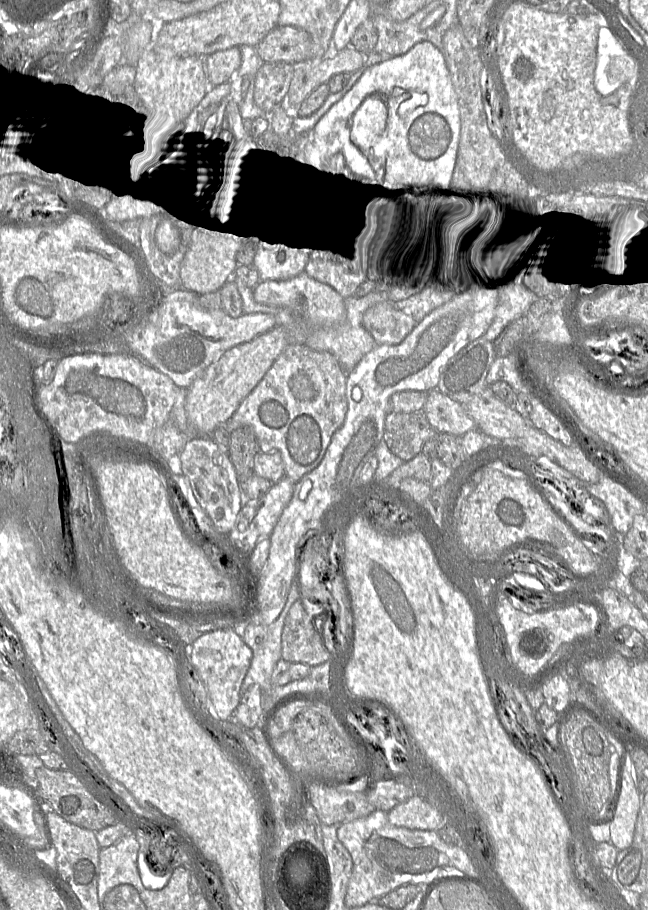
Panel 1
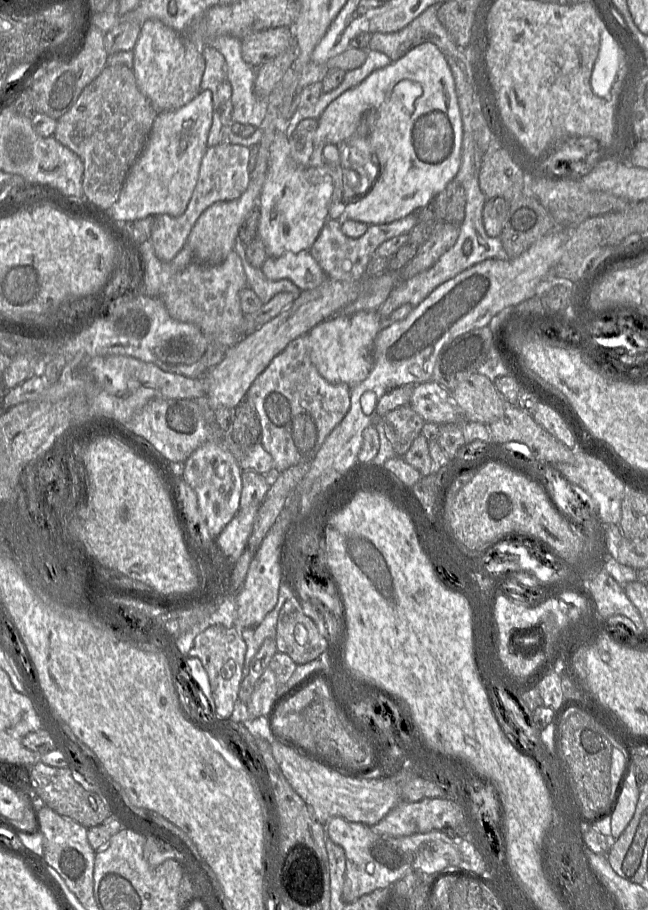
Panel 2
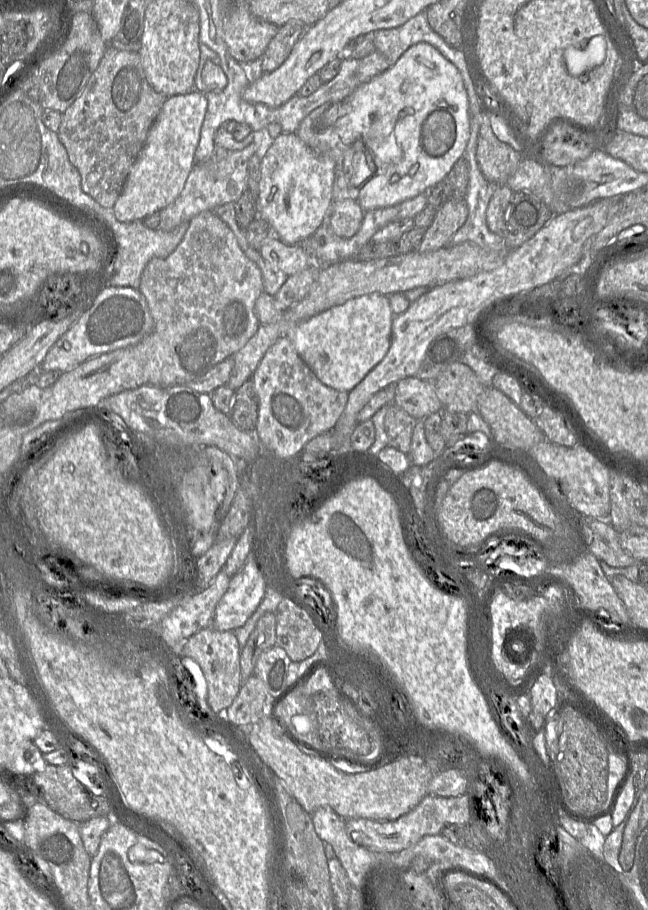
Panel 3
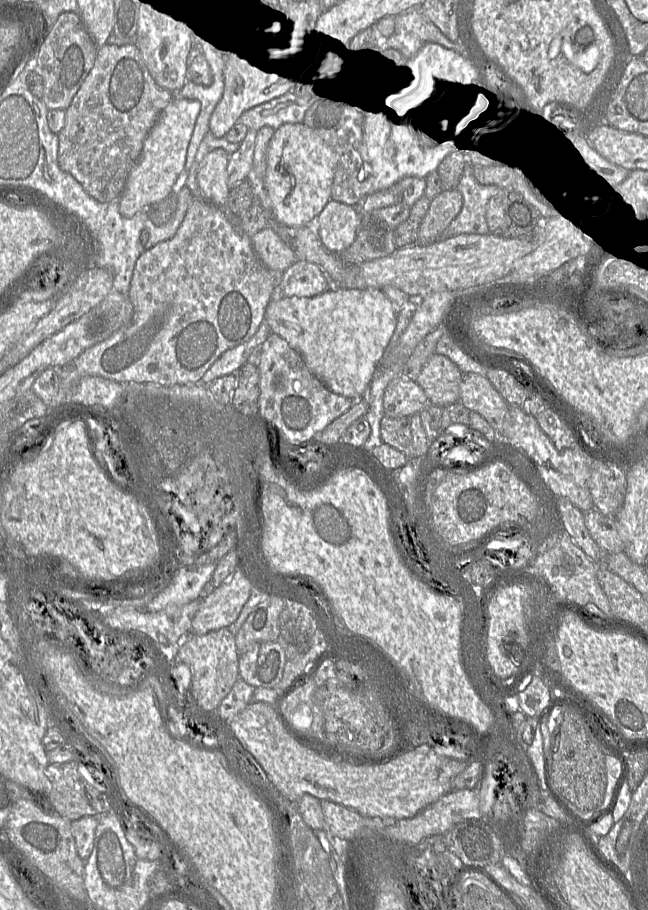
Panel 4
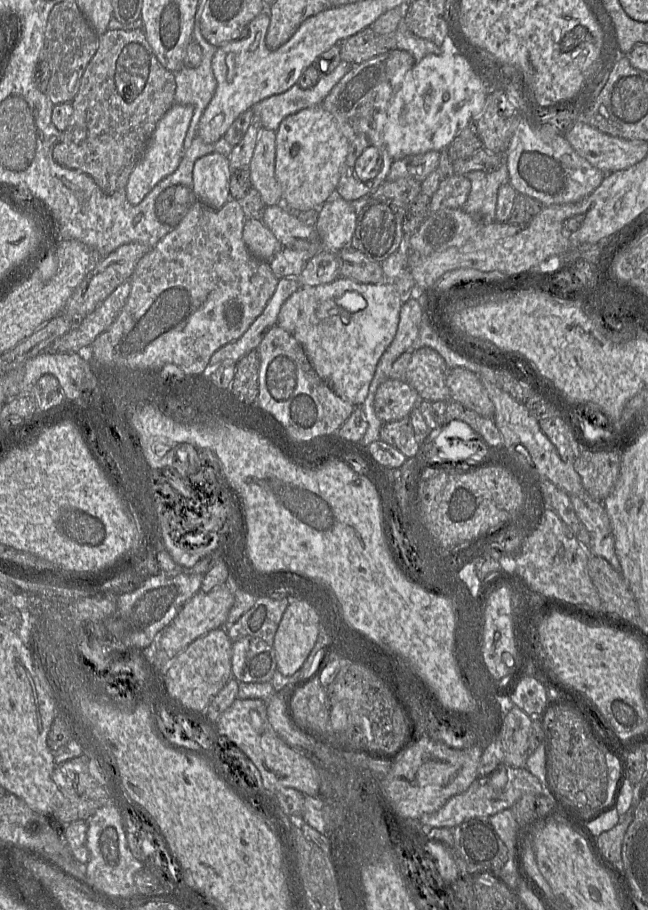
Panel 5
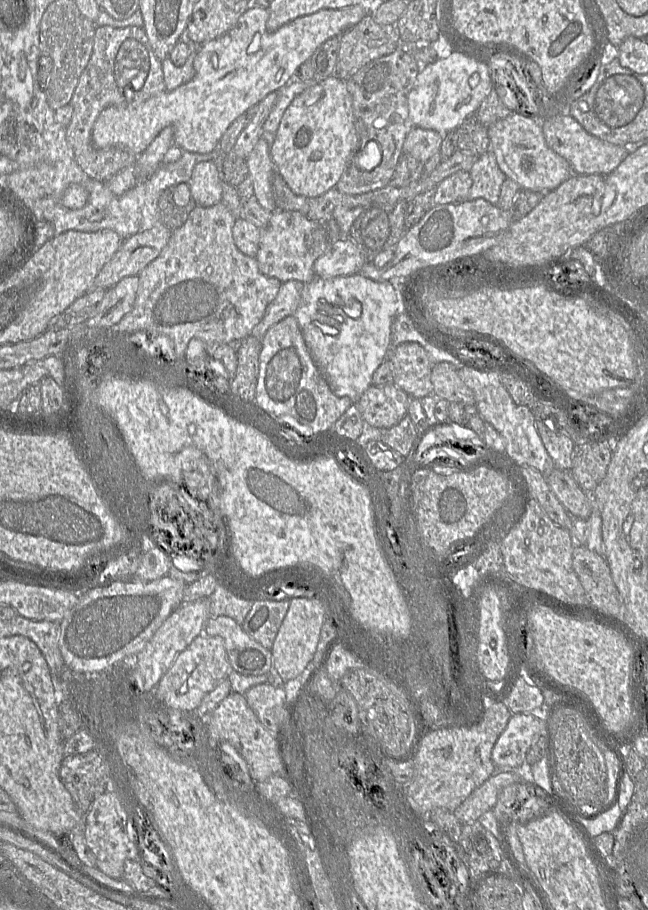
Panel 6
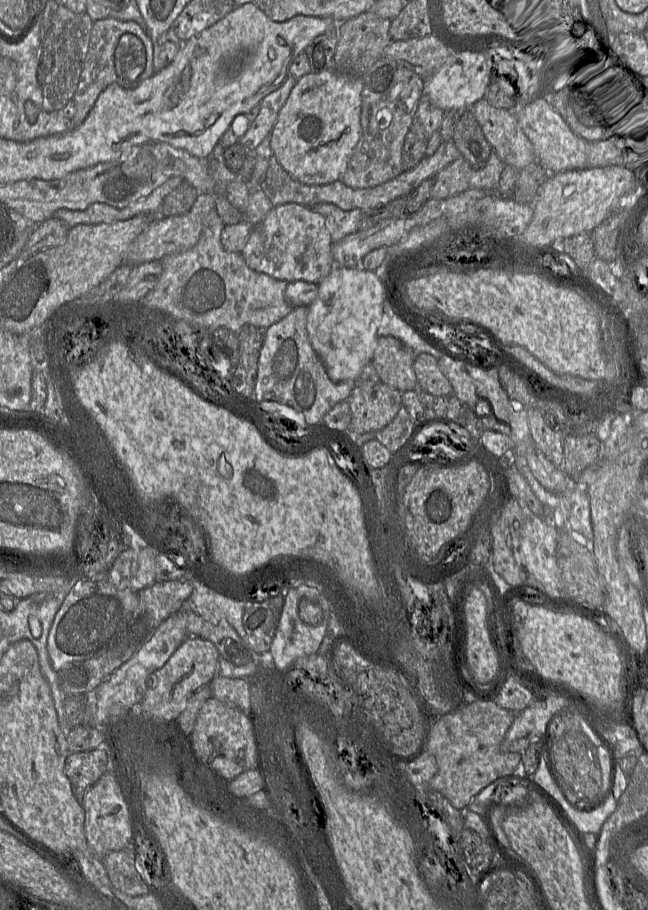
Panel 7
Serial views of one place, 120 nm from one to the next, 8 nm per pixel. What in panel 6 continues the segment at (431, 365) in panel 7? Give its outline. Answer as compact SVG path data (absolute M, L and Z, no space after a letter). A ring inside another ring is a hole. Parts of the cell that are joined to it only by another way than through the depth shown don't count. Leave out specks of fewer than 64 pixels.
M448 362L435 363L431 370L433 394L448 402L475 405L475 397L460 379L457 368Z

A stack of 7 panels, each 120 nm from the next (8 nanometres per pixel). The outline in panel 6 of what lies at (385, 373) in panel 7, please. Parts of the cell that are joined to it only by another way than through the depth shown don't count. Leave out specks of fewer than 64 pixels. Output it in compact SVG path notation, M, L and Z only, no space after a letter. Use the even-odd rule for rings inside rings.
M391 334L388 357L392 363L393 383L402 389L411 398L421 399L433 394L431 383L431 370L435 363L432 362L426 350L416 342L404 342L395 349L391 348Z

